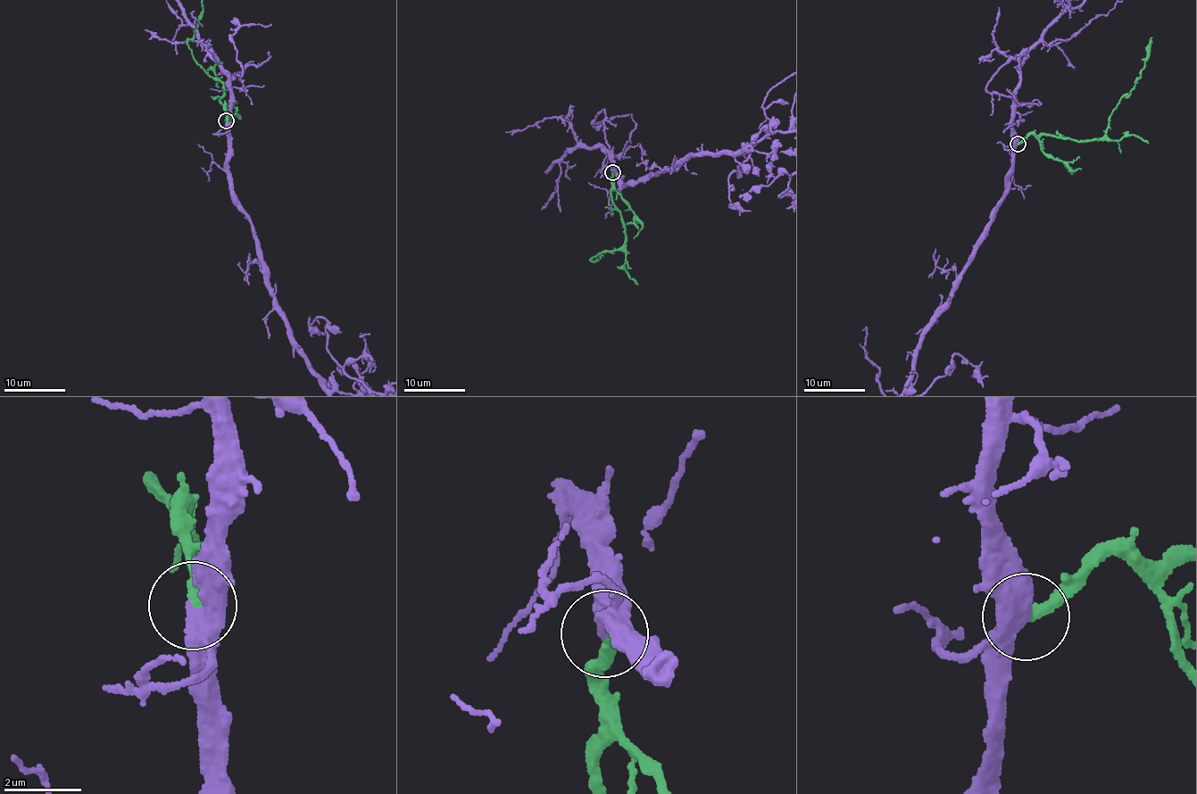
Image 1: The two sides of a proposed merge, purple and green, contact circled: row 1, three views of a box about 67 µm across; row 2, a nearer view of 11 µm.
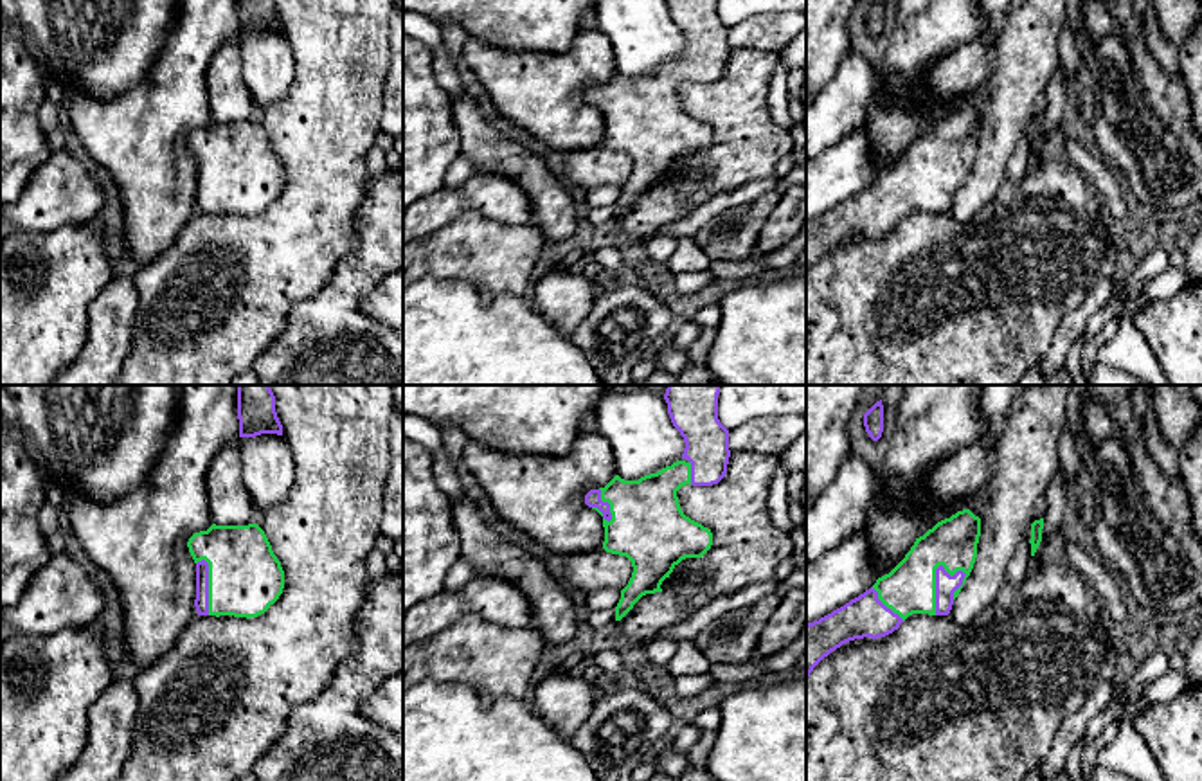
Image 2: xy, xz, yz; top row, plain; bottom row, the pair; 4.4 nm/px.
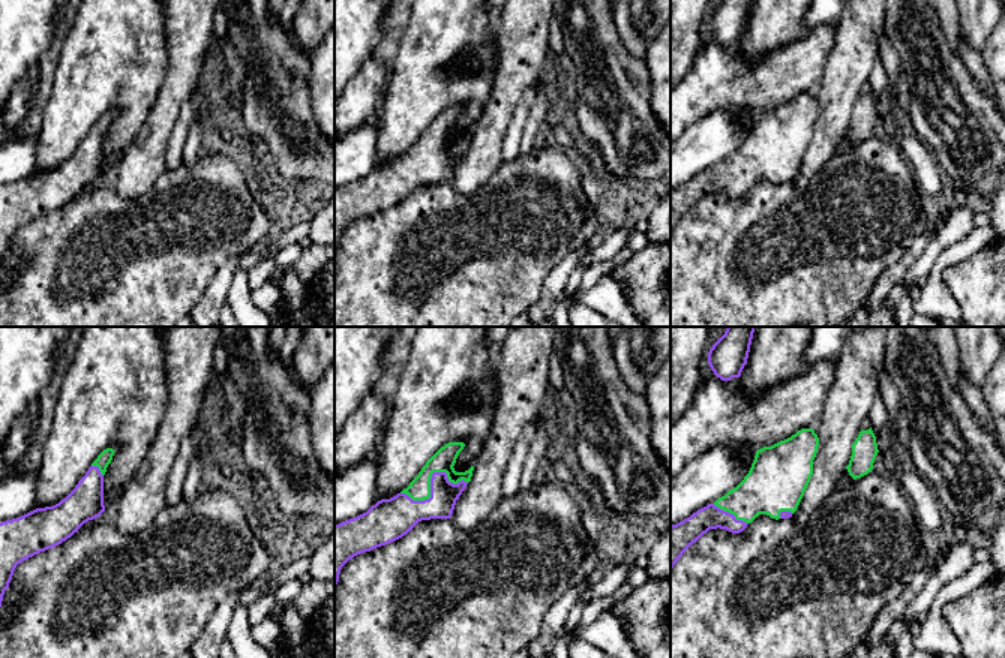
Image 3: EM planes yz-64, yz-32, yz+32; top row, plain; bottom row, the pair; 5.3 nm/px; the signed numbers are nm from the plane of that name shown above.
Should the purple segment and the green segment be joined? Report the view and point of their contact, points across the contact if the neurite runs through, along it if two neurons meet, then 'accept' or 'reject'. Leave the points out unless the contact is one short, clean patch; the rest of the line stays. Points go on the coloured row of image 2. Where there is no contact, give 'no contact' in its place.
yz (936, 580) | accept

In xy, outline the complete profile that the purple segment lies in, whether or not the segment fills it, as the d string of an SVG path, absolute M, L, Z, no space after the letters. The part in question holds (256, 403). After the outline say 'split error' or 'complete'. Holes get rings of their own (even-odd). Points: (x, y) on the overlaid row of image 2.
M238 385L239 437L283 435L270 385Z; complete

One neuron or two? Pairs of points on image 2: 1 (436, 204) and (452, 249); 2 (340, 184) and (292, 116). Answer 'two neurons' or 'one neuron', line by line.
1: two neurons
2: one neuron

